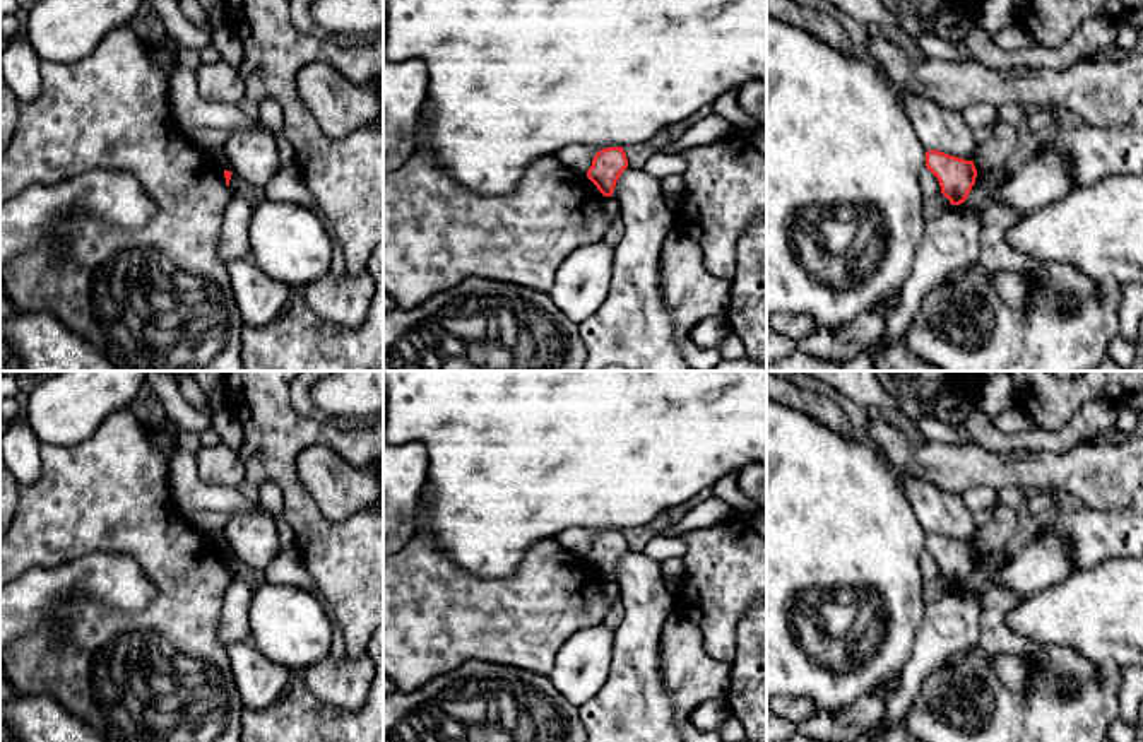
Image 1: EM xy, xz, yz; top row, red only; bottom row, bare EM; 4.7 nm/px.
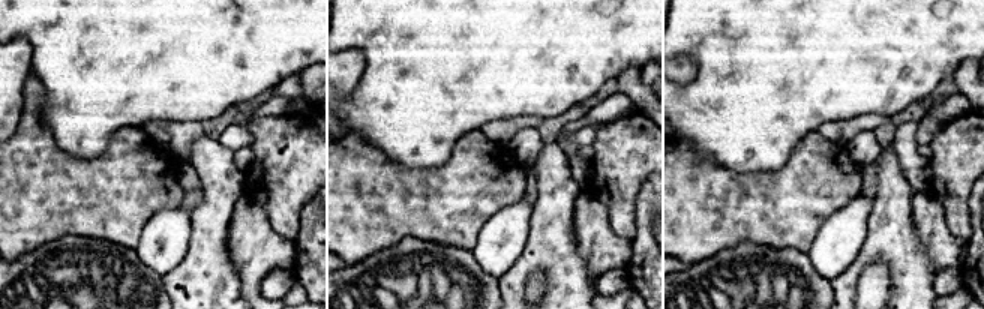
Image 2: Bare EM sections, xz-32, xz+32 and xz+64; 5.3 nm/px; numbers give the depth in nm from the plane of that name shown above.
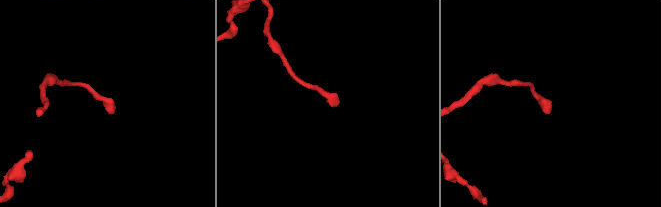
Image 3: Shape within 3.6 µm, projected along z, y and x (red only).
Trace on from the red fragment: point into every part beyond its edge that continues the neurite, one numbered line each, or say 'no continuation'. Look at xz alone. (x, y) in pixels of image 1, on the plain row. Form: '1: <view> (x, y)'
no continuation

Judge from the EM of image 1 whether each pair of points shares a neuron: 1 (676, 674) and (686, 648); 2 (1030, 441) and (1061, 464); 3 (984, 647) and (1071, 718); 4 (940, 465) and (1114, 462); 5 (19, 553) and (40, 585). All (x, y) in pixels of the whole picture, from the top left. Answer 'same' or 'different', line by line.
1: same
2: different
3: same
4: same
5: different

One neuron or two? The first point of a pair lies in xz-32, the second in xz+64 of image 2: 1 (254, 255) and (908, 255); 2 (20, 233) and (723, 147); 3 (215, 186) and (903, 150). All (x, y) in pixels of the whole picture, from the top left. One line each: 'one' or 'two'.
1: two
2: two
3: two

